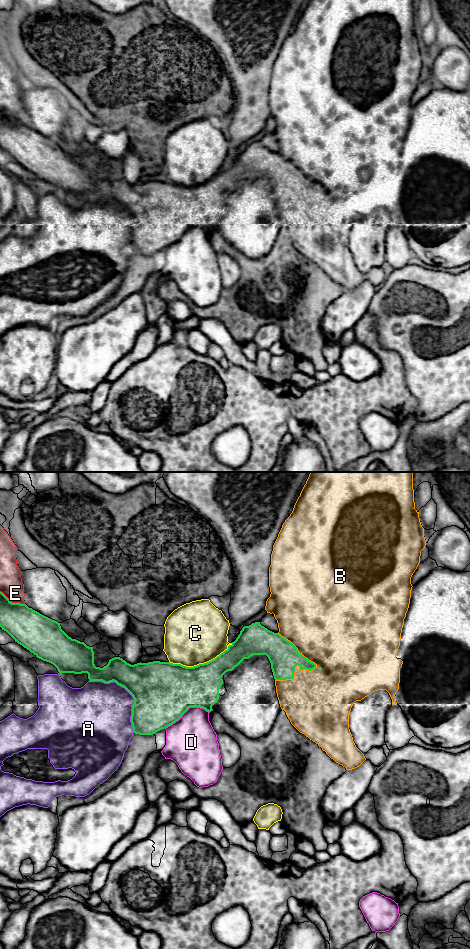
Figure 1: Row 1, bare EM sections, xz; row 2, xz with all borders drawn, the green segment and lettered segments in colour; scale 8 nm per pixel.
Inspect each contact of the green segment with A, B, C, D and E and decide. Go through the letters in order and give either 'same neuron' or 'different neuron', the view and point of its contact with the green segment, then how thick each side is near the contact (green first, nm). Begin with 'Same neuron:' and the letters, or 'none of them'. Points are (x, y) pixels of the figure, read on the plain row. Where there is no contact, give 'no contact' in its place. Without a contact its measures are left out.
Same neuron: B
A: different neuron | xz (129, 212) | 460/440 nm
B: same neuron | xz (297, 171) | 240/480 nm
C: different neuron | xz (201, 184) | 340/480 nm
D: different neuron | xz (186, 230) | 480/400 nm
E: different neuron | xz (11, 122) | 300/190 nm

